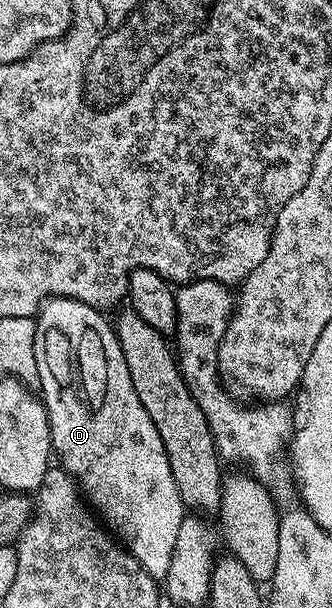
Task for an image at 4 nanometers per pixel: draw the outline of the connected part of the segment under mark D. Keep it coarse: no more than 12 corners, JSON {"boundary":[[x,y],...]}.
{"boundary":[[33,320],[51,450],[156,582],[185,505],[112,321]]}

